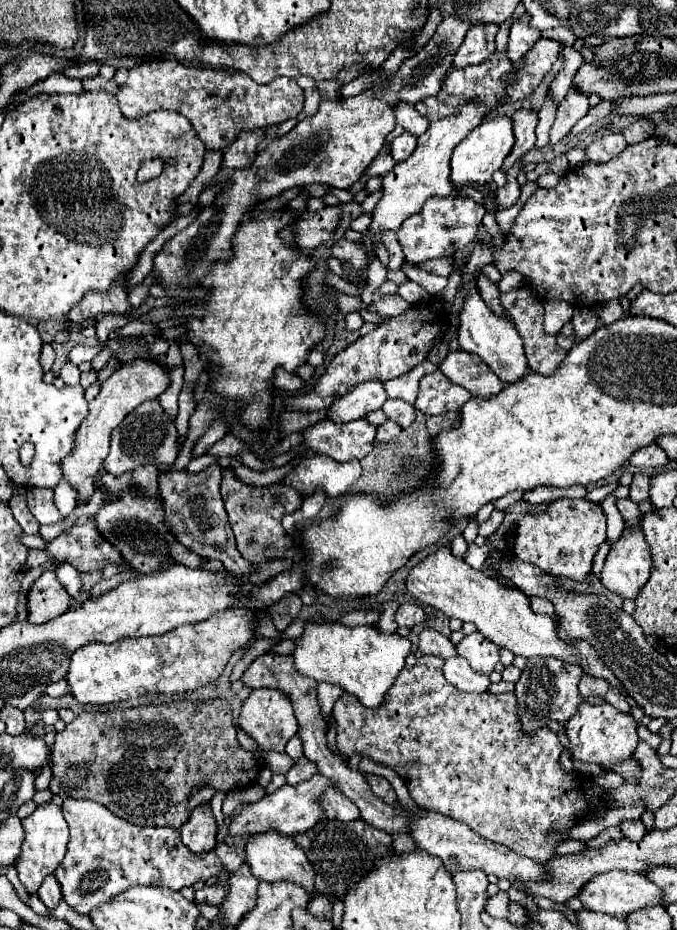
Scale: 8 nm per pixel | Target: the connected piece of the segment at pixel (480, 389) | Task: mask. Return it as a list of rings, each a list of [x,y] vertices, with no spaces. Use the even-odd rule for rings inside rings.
[[[463,349],[451,351],[439,369],[445,373],[445,377],[465,387],[475,397],[491,397],[503,389],[491,367],[487,367],[483,359],[477,359],[477,355],[471,355]]]

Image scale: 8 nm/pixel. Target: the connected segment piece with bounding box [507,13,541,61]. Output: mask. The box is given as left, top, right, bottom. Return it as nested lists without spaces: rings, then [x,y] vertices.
[[[521,15],[519,19],[513,21],[511,33],[509,33],[509,43],[507,43],[507,57],[511,61],[519,61],[541,37],[539,29],[529,27],[529,15]]]

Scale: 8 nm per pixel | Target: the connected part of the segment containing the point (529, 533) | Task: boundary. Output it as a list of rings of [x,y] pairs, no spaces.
[[[557,499],[545,515],[527,515],[519,521],[515,529],[515,547],[511,553],[521,561],[541,567],[547,573],[567,575],[571,579],[583,581],[591,571],[593,555],[607,539],[605,529],[607,517],[599,503],[587,499]]]

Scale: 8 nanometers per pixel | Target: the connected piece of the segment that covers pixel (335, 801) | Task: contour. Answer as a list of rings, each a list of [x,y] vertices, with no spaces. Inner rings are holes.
[[[327,787],[327,791],[323,791],[323,795],[319,797],[319,805],[323,807],[327,819],[339,821],[359,819],[359,809],[355,807],[355,803],[335,787]]]

